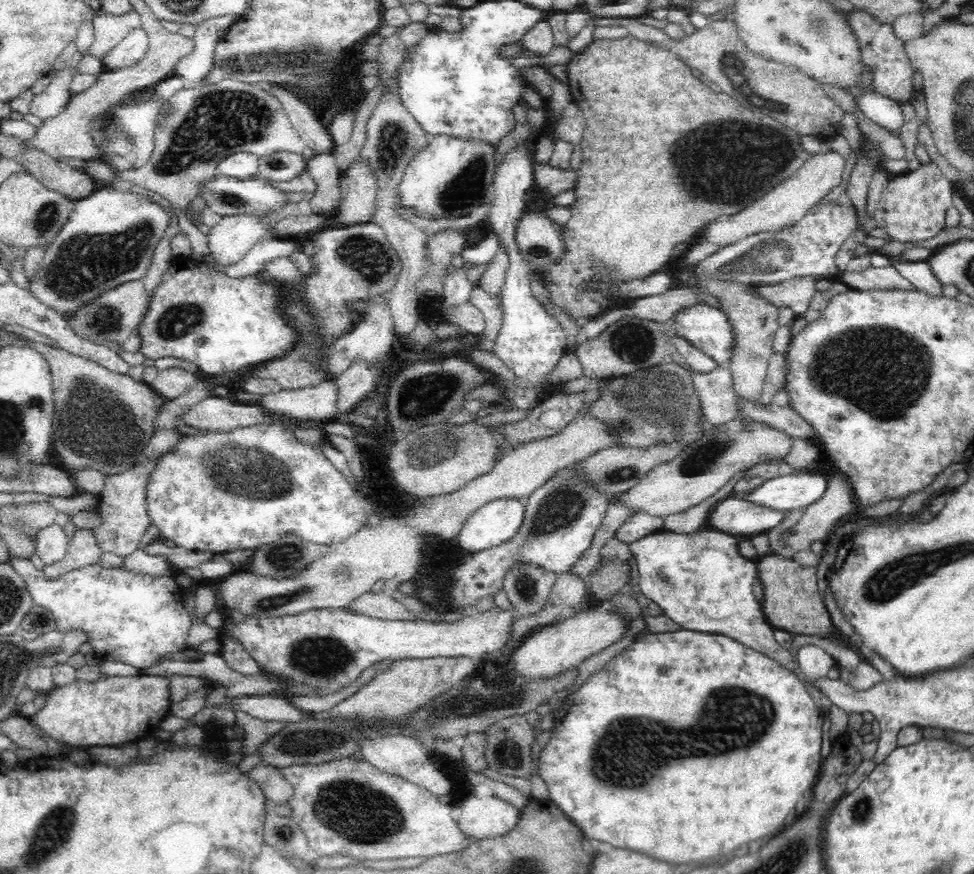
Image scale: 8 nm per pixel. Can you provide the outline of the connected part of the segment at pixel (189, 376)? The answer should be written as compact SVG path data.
M171 367L158 371L158 376L151 388L165 400L173 399L186 394L190 388L194 388L198 377L199 374L192 374L192 372L179 367Z

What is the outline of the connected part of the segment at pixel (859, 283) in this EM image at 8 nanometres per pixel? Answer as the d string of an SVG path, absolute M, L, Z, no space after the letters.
M894 263L882 268L871 266L864 272L844 271L840 280L844 281L848 288L856 288L860 291L914 289L914 284L910 283L910 279L902 276Z

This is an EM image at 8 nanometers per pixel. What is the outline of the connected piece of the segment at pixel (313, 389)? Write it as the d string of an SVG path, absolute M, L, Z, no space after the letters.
M335 376L320 384L293 390L281 390L276 394L260 397L253 404L267 412L290 417L296 422L308 420L333 420L339 408L340 392Z

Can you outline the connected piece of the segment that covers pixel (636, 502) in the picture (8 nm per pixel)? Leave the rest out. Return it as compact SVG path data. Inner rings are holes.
M737 416L719 425L706 425L695 441L685 446L674 460L653 466L636 486L612 498L612 503L624 501L630 507L636 507L636 512L646 510L664 518L710 498L742 470L766 463L766 460L784 460L794 448L794 437L786 431L764 421L748 417L742 420Z

